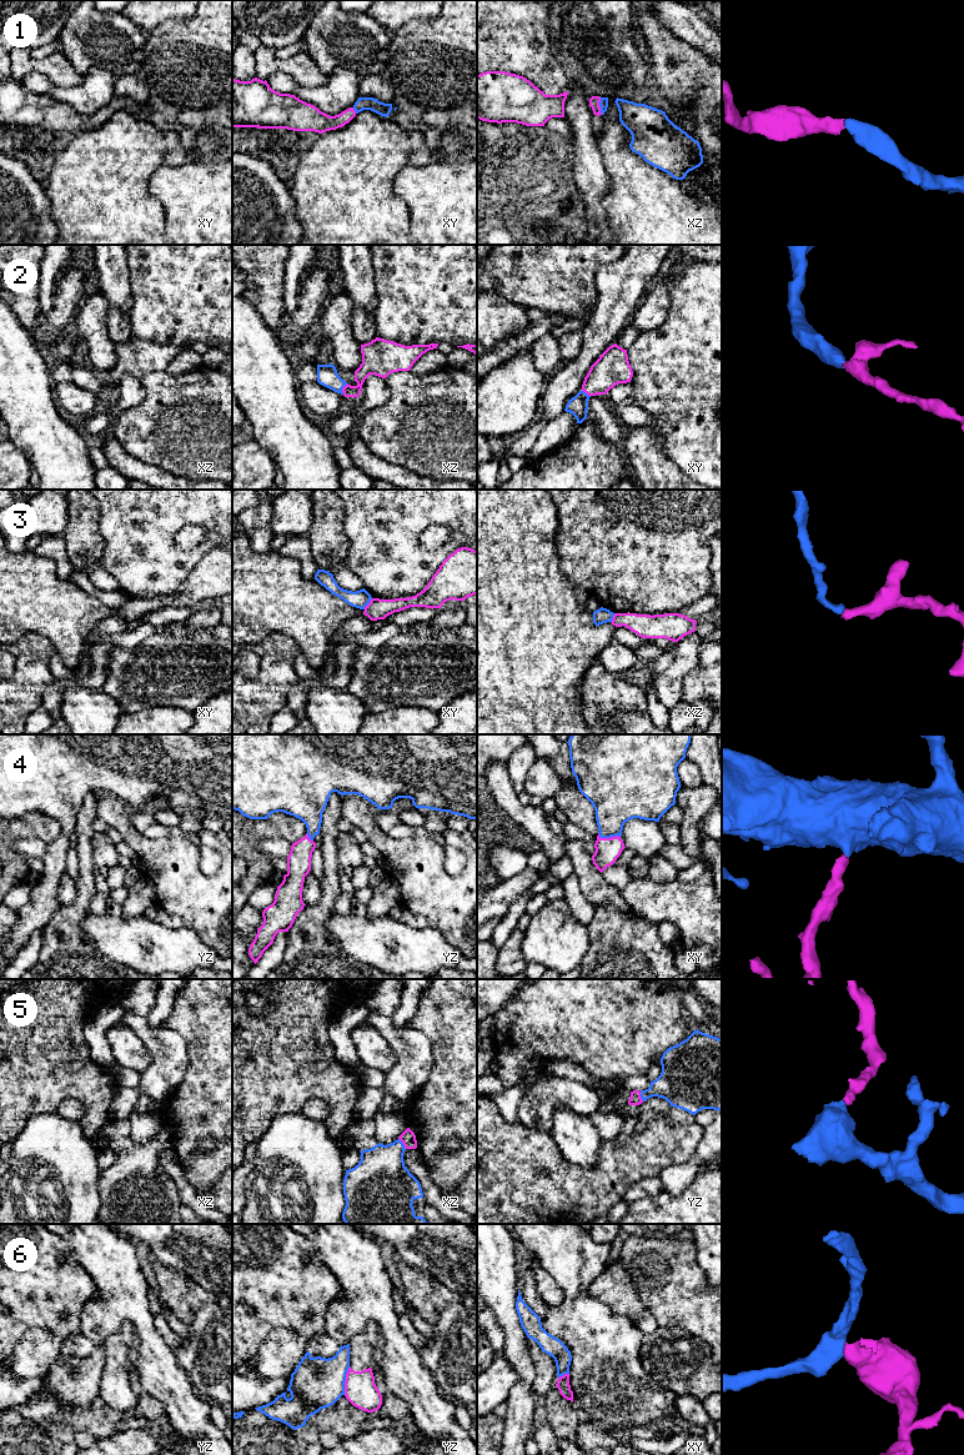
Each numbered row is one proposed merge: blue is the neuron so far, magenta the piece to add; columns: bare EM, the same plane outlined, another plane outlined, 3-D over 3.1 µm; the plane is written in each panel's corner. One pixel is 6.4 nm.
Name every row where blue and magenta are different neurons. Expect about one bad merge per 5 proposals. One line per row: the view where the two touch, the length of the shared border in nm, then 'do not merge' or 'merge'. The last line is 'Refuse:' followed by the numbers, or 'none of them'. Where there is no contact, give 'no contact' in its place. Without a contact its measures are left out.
1: contact in xz; length 110 nm; merge
2: contact in xz; length 80 nm; merge
3: contact in xy; length 90 nm; do not merge
4: contact in xy; length 150 nm; merge
5: contact in xz; length 90 nm; merge
6: contact in yz; length 190 nm; do not merge
Refuse: 3, 6

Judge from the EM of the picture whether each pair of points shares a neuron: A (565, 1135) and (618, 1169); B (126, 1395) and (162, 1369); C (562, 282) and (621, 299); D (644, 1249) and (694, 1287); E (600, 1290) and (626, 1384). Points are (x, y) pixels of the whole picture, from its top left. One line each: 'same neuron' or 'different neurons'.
A: different neurons
B: different neurons
C: different neurons
D: same neuron
E: different neurons

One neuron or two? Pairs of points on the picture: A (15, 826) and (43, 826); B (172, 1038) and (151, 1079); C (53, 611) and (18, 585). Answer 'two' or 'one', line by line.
A: one
B: one
C: one

